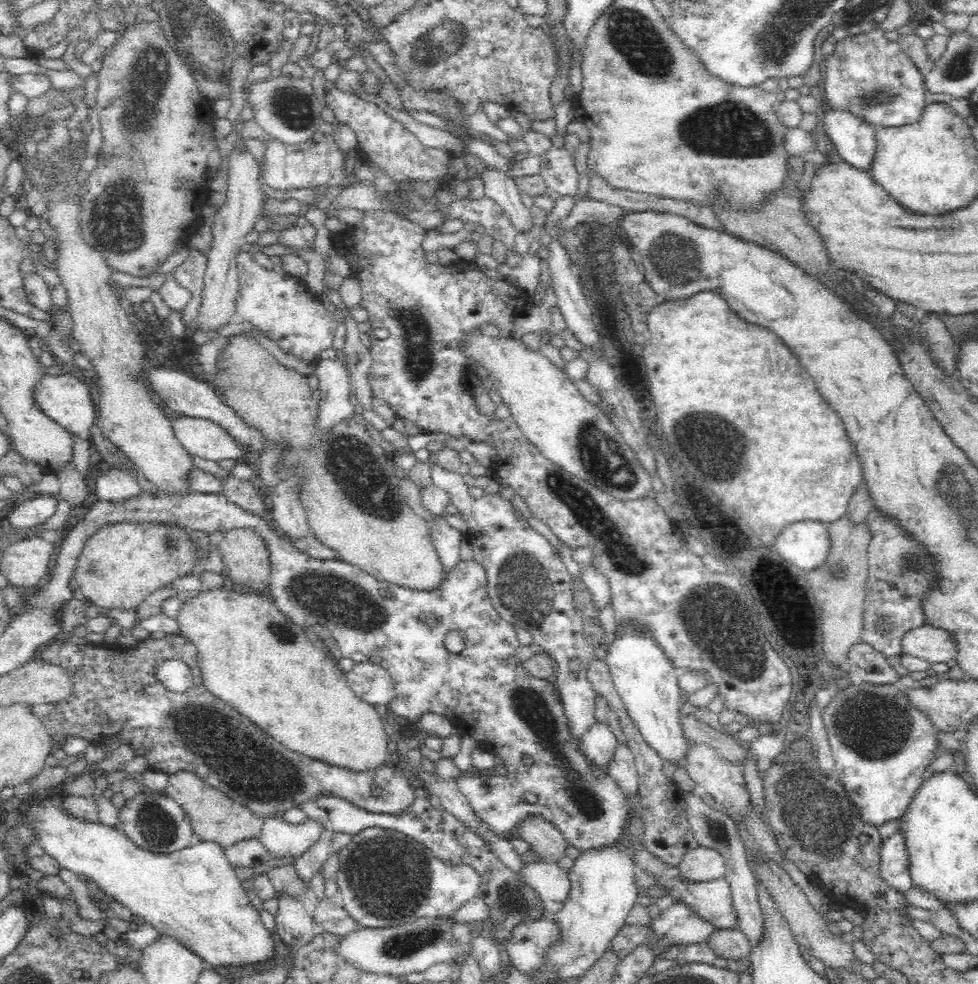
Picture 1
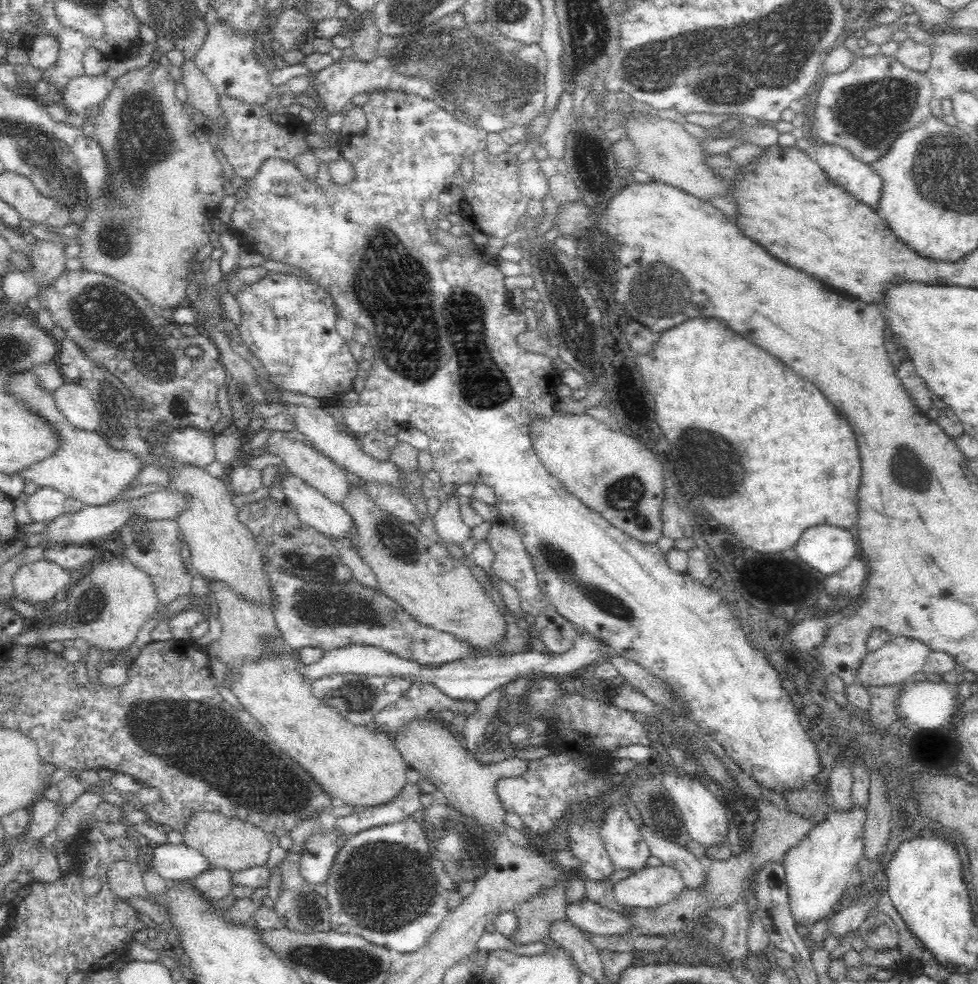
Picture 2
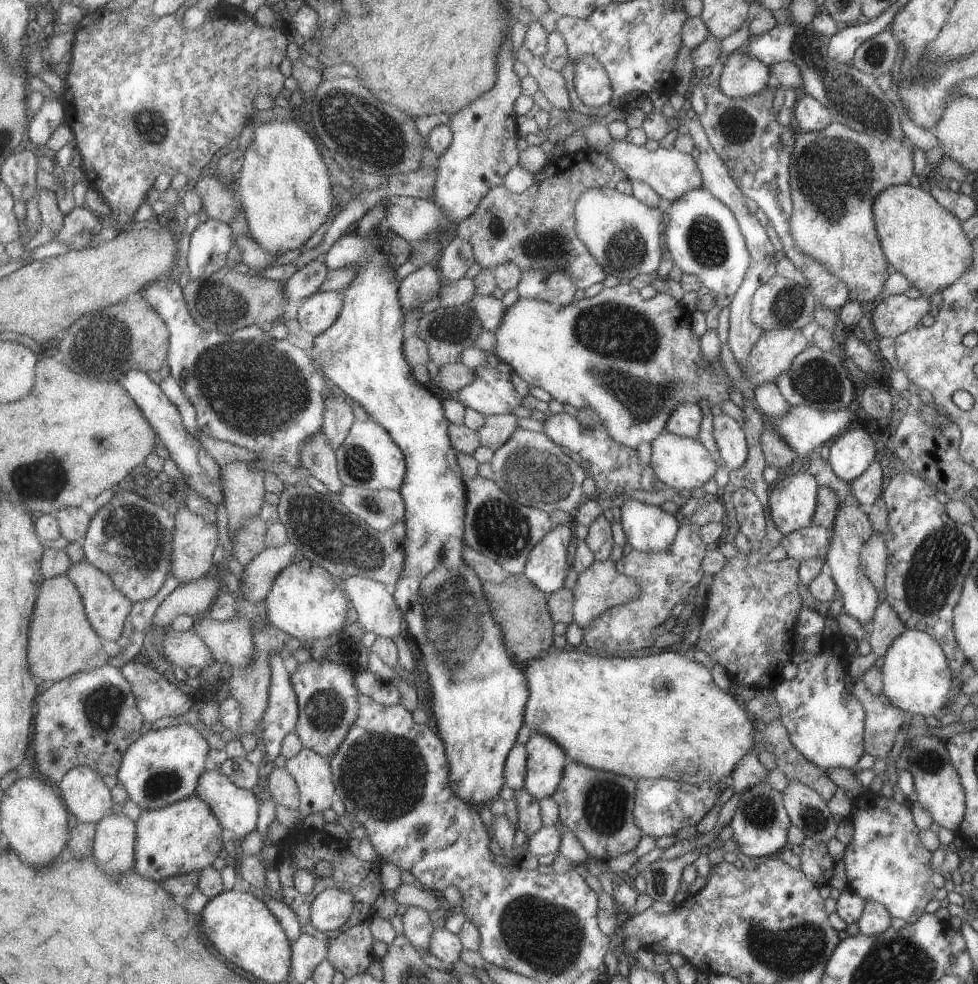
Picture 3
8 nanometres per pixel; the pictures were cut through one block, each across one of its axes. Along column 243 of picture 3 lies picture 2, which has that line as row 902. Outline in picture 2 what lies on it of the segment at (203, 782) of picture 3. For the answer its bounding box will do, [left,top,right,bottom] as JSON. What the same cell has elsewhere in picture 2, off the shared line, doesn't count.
[782,805,867,928]

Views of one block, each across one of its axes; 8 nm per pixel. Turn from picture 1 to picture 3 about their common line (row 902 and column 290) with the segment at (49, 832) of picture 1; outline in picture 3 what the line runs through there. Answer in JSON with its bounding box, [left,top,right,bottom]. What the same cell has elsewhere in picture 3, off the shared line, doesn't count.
[237,118,335,256]

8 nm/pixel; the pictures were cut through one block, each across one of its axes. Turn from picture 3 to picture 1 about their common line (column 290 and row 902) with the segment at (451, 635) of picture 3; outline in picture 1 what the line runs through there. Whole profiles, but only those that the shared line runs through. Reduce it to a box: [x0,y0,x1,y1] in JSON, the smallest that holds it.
[274,896,317,949]

